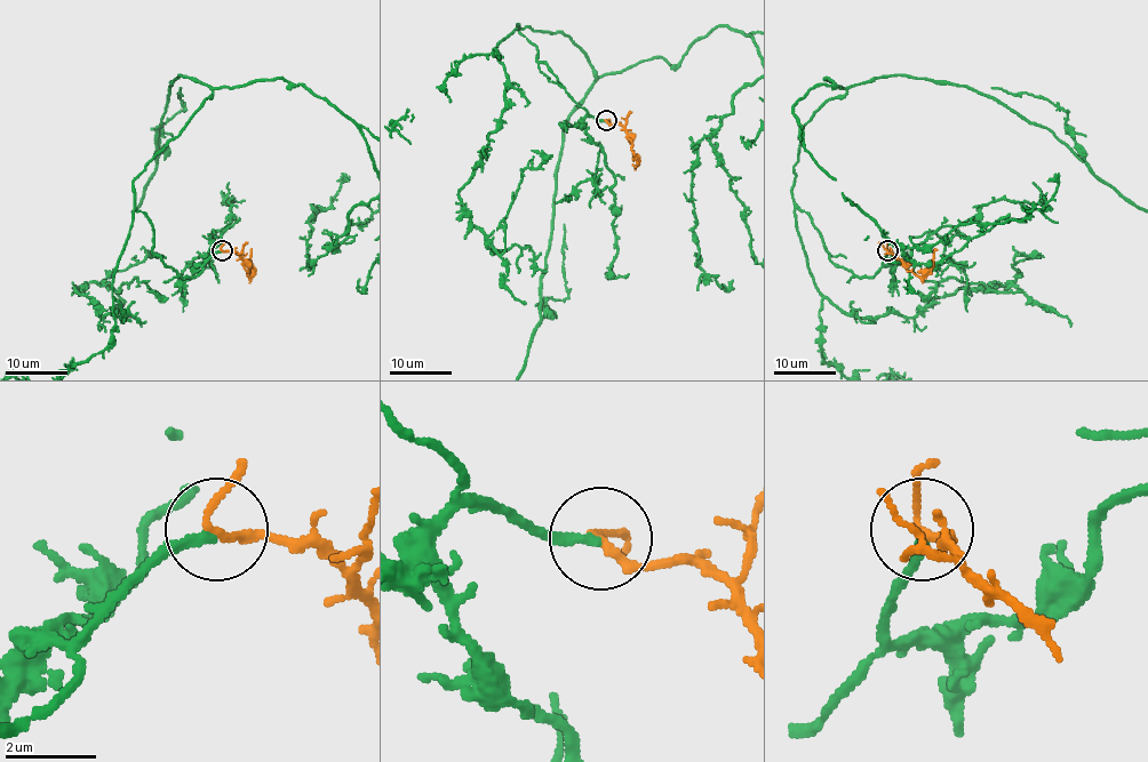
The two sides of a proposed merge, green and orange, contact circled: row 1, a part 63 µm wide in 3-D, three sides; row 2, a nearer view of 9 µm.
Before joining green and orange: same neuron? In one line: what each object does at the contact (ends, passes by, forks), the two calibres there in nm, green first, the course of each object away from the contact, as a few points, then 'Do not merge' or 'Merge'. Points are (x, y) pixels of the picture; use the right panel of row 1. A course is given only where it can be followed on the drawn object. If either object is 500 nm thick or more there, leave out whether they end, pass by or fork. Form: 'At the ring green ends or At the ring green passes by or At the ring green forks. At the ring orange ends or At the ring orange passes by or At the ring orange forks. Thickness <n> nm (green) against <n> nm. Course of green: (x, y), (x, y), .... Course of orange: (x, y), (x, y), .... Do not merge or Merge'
At the ring green ends. At the ring orange passes by. Thickness 190 nm (green) against 150 nm. Course of orange: (889, 250), (916, 273), (932, 267), (937, 249). Merge

